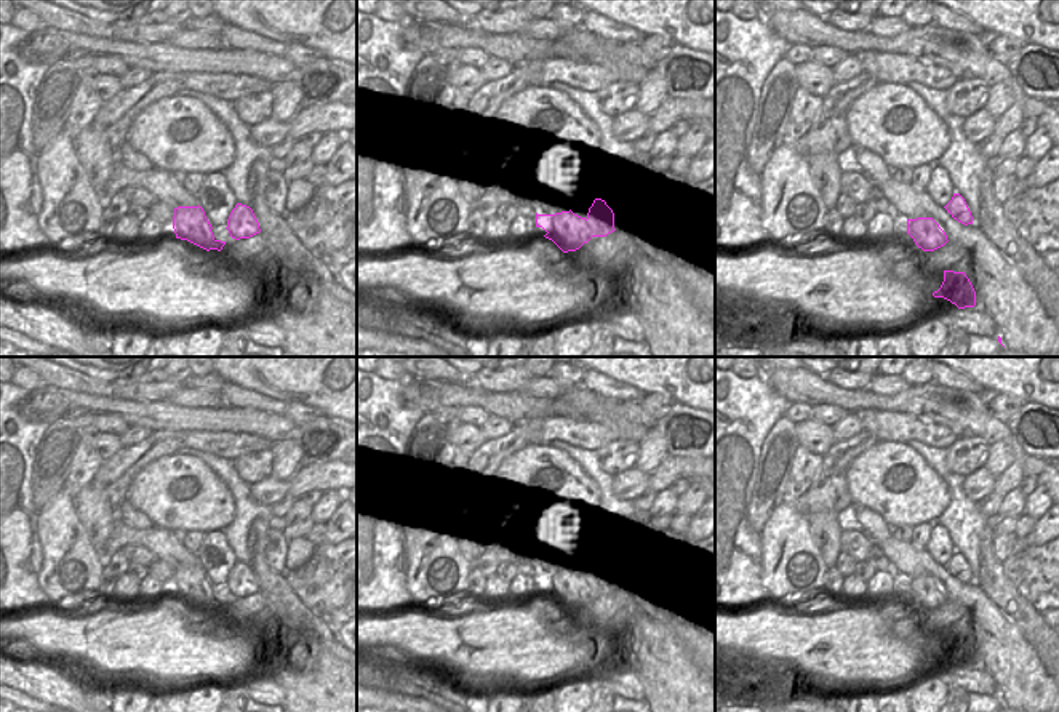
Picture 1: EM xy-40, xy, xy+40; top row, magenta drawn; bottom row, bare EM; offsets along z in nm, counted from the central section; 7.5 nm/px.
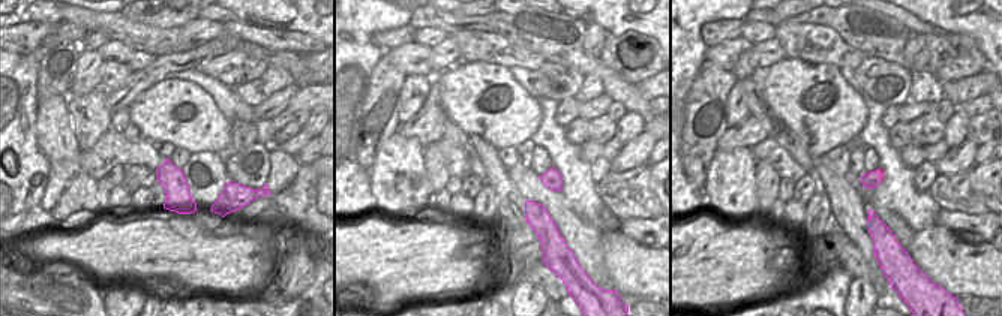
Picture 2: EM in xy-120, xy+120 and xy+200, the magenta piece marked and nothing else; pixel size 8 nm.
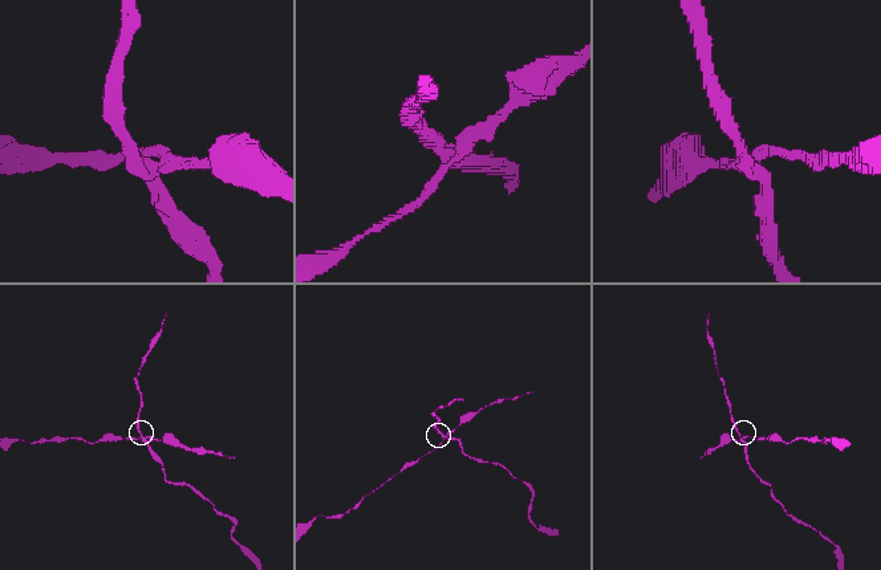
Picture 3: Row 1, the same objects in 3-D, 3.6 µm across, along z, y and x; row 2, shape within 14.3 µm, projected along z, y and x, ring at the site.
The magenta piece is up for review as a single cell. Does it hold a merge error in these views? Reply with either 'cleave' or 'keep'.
cleave

